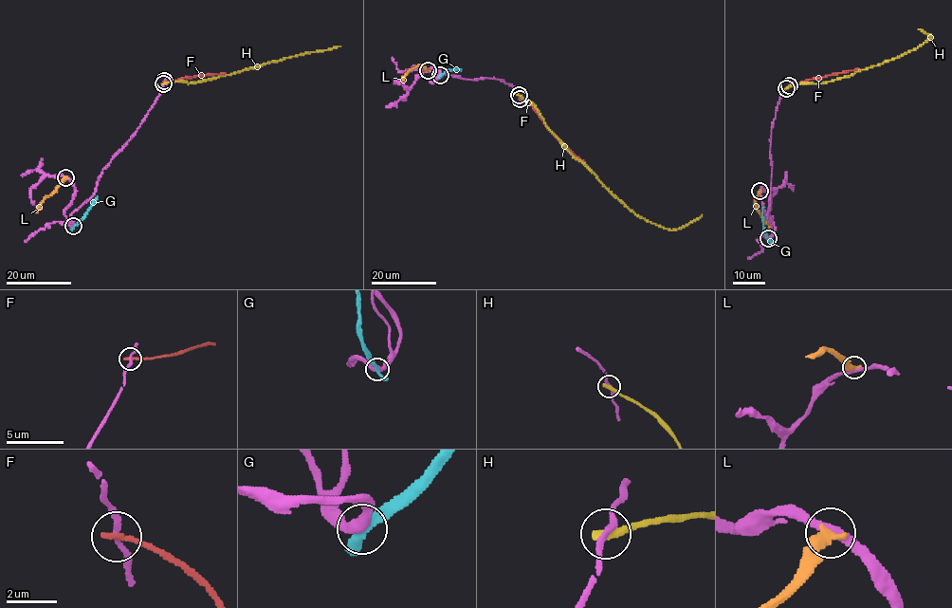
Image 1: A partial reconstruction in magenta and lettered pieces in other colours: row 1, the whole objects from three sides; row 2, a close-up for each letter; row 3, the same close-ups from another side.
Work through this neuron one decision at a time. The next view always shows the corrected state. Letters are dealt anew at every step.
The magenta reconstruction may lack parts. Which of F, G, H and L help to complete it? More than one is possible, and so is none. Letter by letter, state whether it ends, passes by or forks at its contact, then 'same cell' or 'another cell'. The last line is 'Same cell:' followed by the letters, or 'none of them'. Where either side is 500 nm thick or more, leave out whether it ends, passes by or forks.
F: it ends | another cell
G: it passes by | another cell
H: it ends | another cell
L: another cell
Same cell: none of them

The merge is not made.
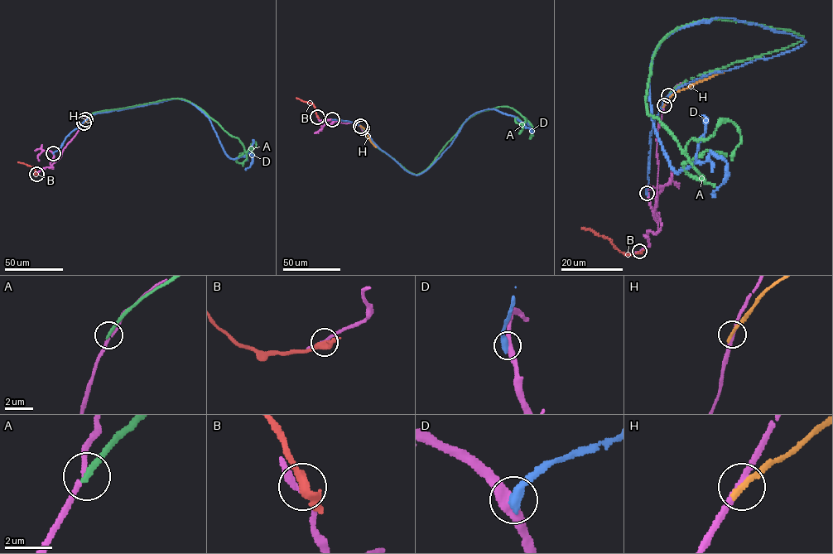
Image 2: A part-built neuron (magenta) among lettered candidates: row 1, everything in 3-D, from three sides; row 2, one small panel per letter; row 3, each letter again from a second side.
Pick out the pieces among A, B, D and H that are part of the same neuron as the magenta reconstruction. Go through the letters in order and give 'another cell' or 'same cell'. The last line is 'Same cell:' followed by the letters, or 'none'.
A: another cell
B: another cell
D: another cell
H: another cell
Same cell: none

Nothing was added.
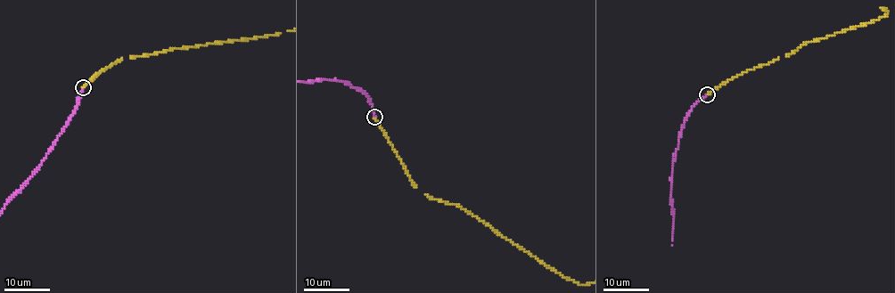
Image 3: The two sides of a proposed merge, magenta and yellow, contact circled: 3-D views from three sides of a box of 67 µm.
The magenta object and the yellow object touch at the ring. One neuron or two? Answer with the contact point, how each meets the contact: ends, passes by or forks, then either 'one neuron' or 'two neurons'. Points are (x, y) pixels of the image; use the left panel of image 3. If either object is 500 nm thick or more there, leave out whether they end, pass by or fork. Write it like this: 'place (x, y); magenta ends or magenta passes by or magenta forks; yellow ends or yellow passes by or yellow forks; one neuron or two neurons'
place (83, 87); magenta ends; yellow ends; one neuron

